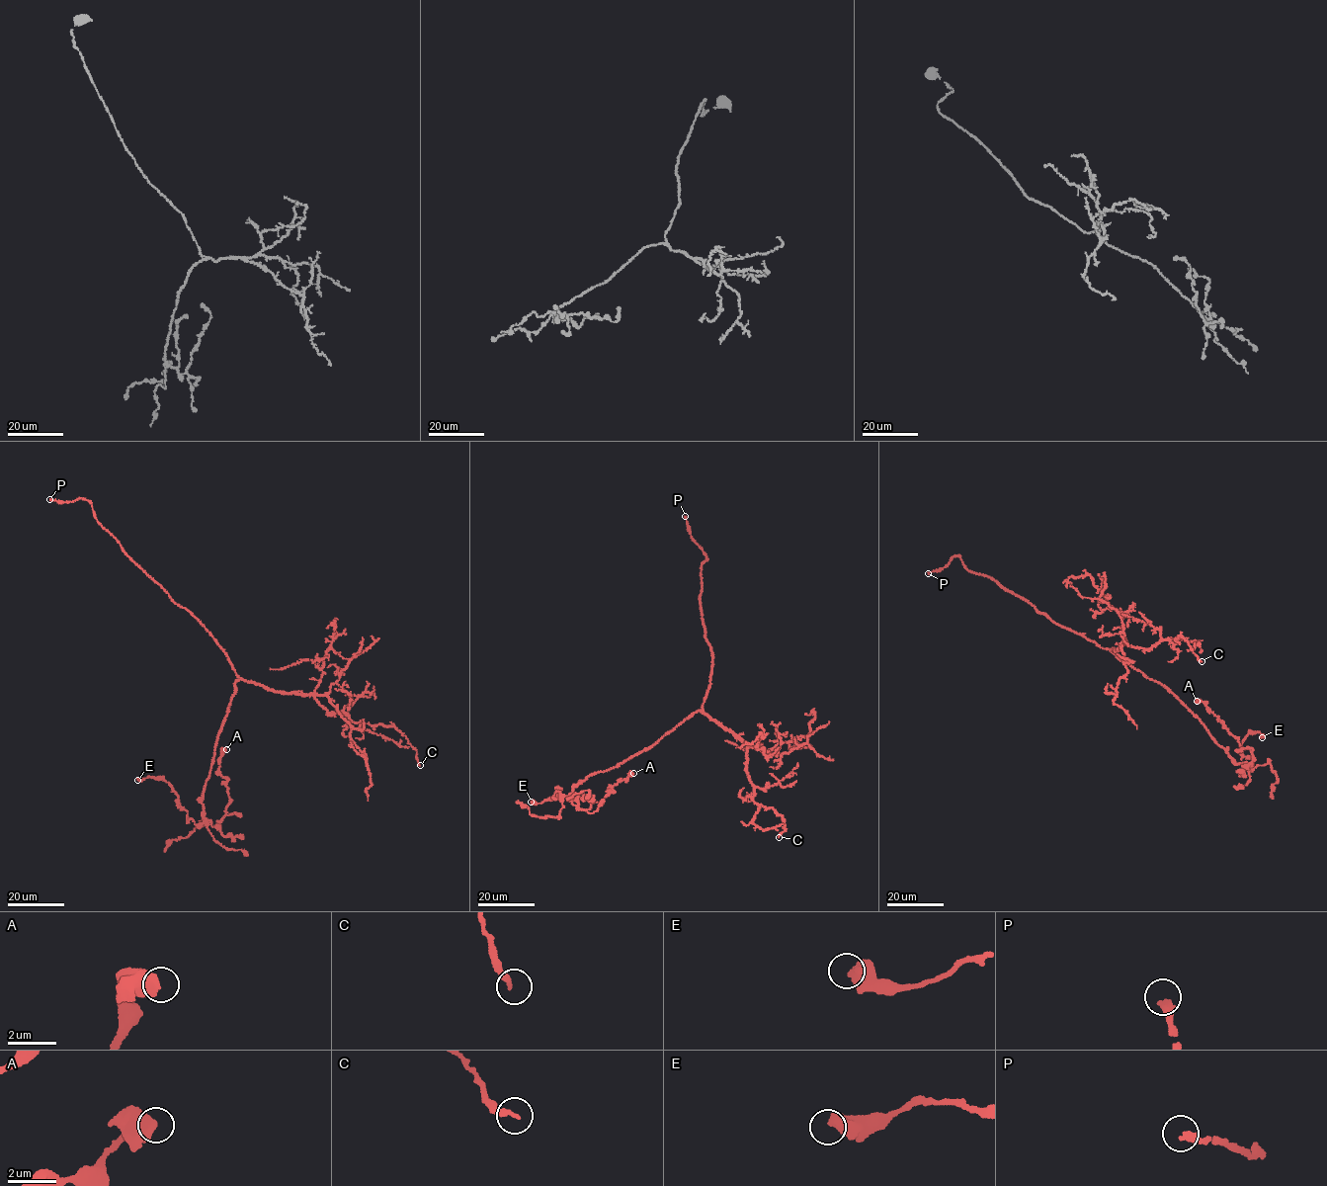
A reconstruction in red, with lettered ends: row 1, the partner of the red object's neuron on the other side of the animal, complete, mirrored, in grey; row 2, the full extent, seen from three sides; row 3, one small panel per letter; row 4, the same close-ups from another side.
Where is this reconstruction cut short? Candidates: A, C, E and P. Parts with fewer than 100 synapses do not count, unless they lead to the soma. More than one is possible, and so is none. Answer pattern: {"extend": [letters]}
{"extend": ["P"]}

